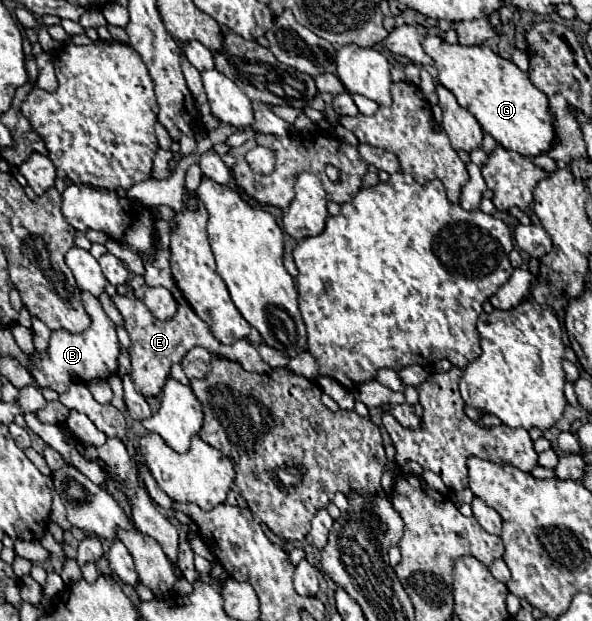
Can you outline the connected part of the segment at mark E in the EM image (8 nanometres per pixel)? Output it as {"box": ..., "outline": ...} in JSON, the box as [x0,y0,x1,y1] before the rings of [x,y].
{"box":[112,294,272,396],"outline":[[[116,294],[112,298],[112,304],[118,308],[118,312],[124,318],[124,328],[130,334],[132,346],[130,346],[130,358],[132,358],[132,380],[134,386],[138,388],[138,392],[142,396],[158,396],[168,380],[170,374],[170,366],[174,362],[182,362],[182,358],[186,356],[186,352],[194,346],[204,346],[210,354],[218,354],[218,356],[226,356],[230,360],[236,360],[242,364],[244,370],[248,372],[260,372],[260,374],[270,374],[272,368],[262,360],[260,352],[256,350],[256,346],[252,346],[248,340],[238,340],[232,346],[224,346],[222,342],[218,342],[214,338],[214,334],[210,332],[208,324],[204,320],[200,320],[196,316],[196,312],[188,306],[188,304],[180,304],[178,312],[174,318],[170,320],[158,320],[152,316],[152,312],[146,308],[146,304],[134,296],[120,296]]]}

